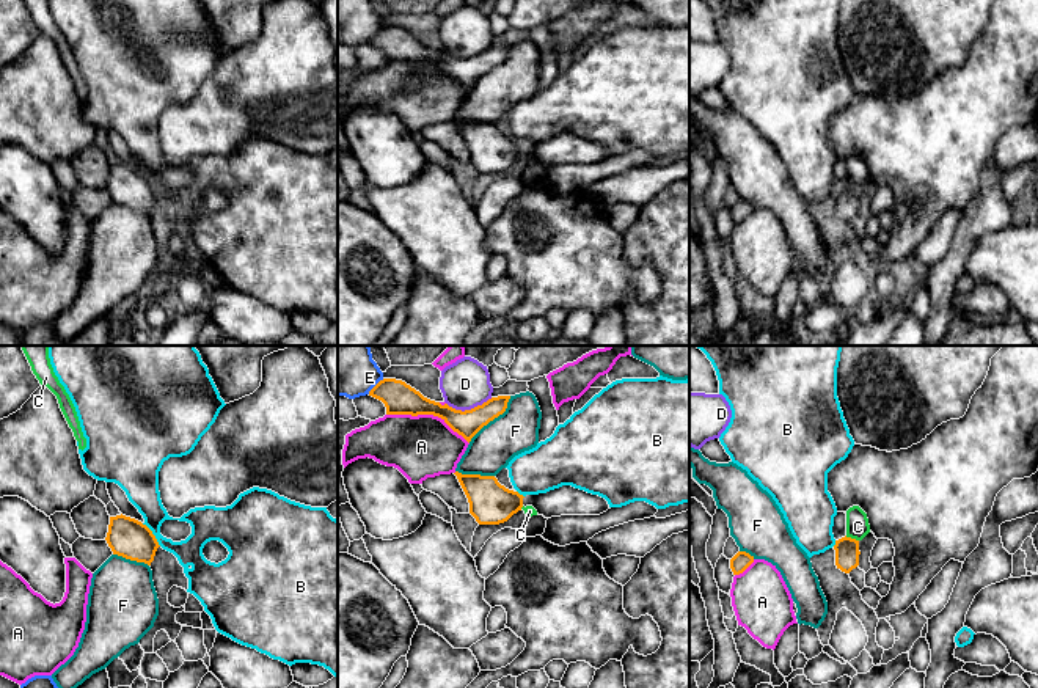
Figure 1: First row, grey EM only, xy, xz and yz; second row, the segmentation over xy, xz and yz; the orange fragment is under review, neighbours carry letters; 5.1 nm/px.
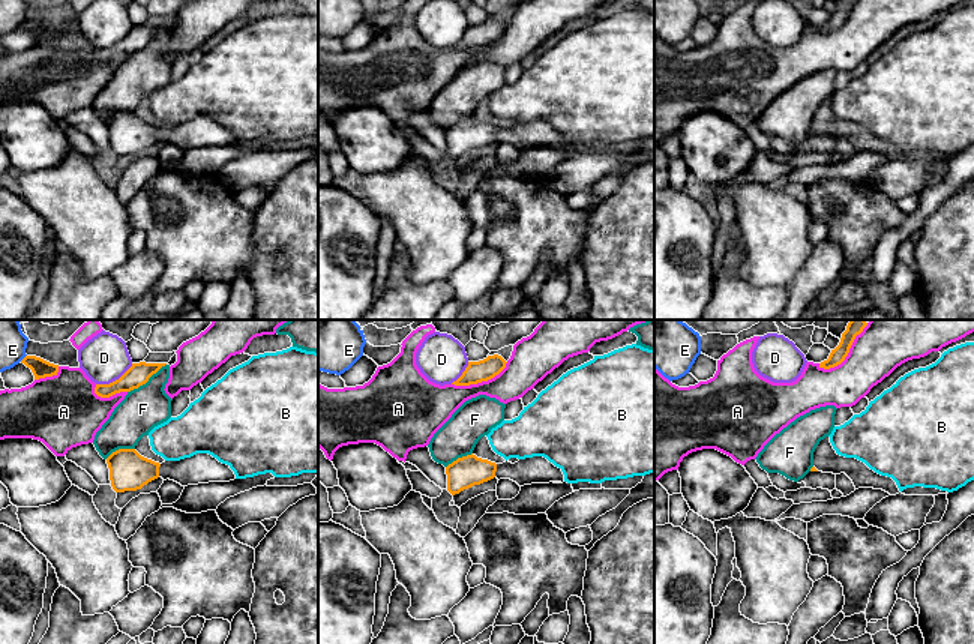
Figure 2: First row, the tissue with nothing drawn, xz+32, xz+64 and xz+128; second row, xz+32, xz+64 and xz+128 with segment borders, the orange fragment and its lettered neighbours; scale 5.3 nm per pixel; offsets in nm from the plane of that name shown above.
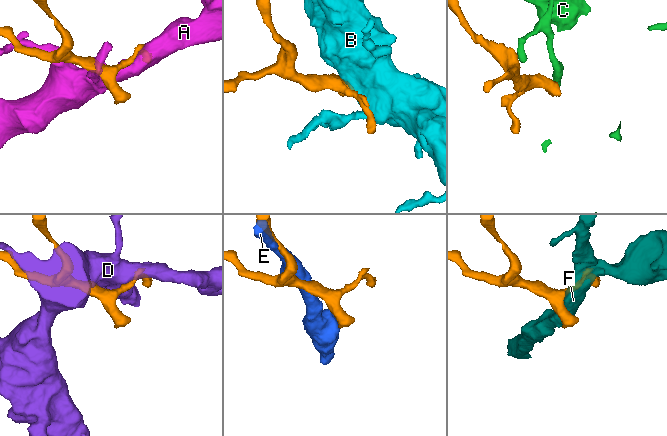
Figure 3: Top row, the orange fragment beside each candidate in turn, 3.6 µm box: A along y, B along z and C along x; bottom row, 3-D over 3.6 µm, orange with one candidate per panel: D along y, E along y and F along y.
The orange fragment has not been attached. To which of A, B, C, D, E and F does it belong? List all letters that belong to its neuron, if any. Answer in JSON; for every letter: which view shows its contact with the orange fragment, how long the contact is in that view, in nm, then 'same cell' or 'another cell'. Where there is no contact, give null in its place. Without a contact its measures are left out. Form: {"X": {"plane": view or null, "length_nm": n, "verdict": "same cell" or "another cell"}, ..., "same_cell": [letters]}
{"A": {"plane": "xz", "length_nm": 460, "verdict": "another cell"}, "B": {"plane": "xy", "length_nm": 160, "verdict": "another cell"}, "C": {"plane": "yz", "length_nm": 80, "verdict": "another cell"}, "D": {"plane": "xz", "length_nm": 240, "verdict": "another cell"}, "E": {"plane": "xz", "length_nm": 120, "verdict": "another cell"}, "F": {"plane": "xz", "length_nm": 320, "verdict": "another cell"}, "same_cell": []}

